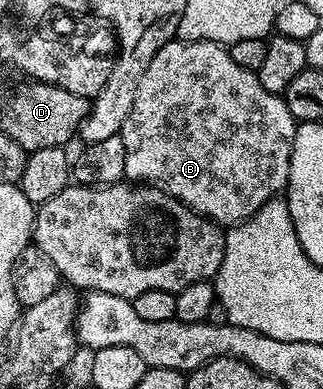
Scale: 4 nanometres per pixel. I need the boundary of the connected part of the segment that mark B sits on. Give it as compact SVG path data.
M176 39L165 43L165 47L161 47L161 51L157 51L157 55L153 55L149 67L145 67L145 71L137 83L137 91L133 95L133 107L125 119L121 134L125 143L125 178L131 183L150 183L166 189L172 197L185 203L202 217L216 221L218 225L224 227L238 225L240 221L250 219L266 201L278 198L286 190L289 179L289 159L293 151L293 135L296 126L296 119L289 111L282 96L273 91L265 91L265 87L261 87L259 82L258 73L245 71L245 67L233 63L230 48L221 46L216 41Z

